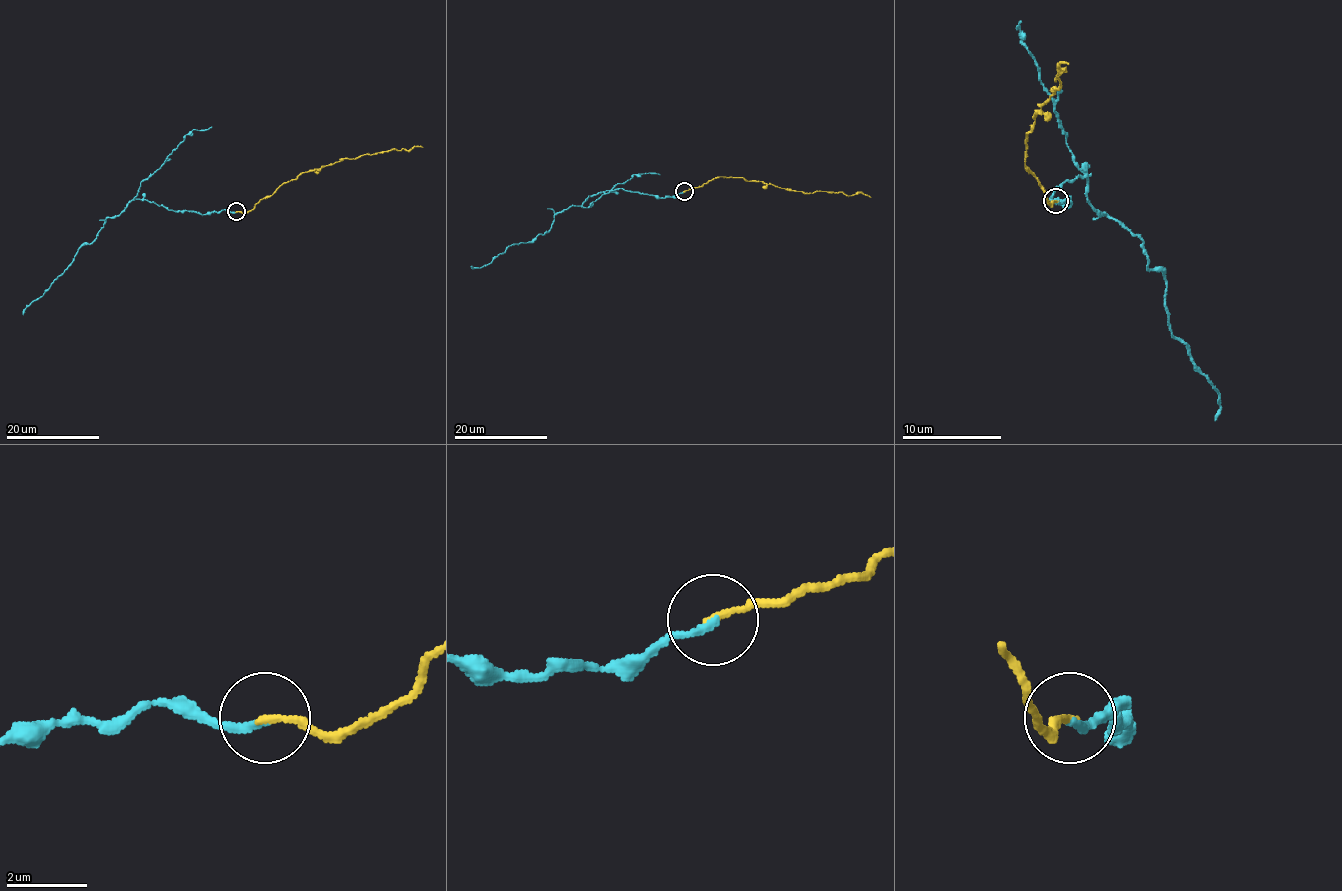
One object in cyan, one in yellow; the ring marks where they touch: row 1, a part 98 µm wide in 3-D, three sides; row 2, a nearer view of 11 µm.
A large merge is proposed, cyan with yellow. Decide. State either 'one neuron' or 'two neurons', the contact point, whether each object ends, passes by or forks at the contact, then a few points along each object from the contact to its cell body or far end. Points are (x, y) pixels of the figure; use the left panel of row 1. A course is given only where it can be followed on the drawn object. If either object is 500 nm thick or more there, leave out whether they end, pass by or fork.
one neuron; at (236, 211); cyan ends there; yellow ends there; cyan runs (236, 211), (169, 210), (132, 200), (106, 218), (98, 236), (78, 250), (22, 314); yellow runs (236, 211), (250, 211), (281, 185), (305, 172), (364, 154), (423, 147)

